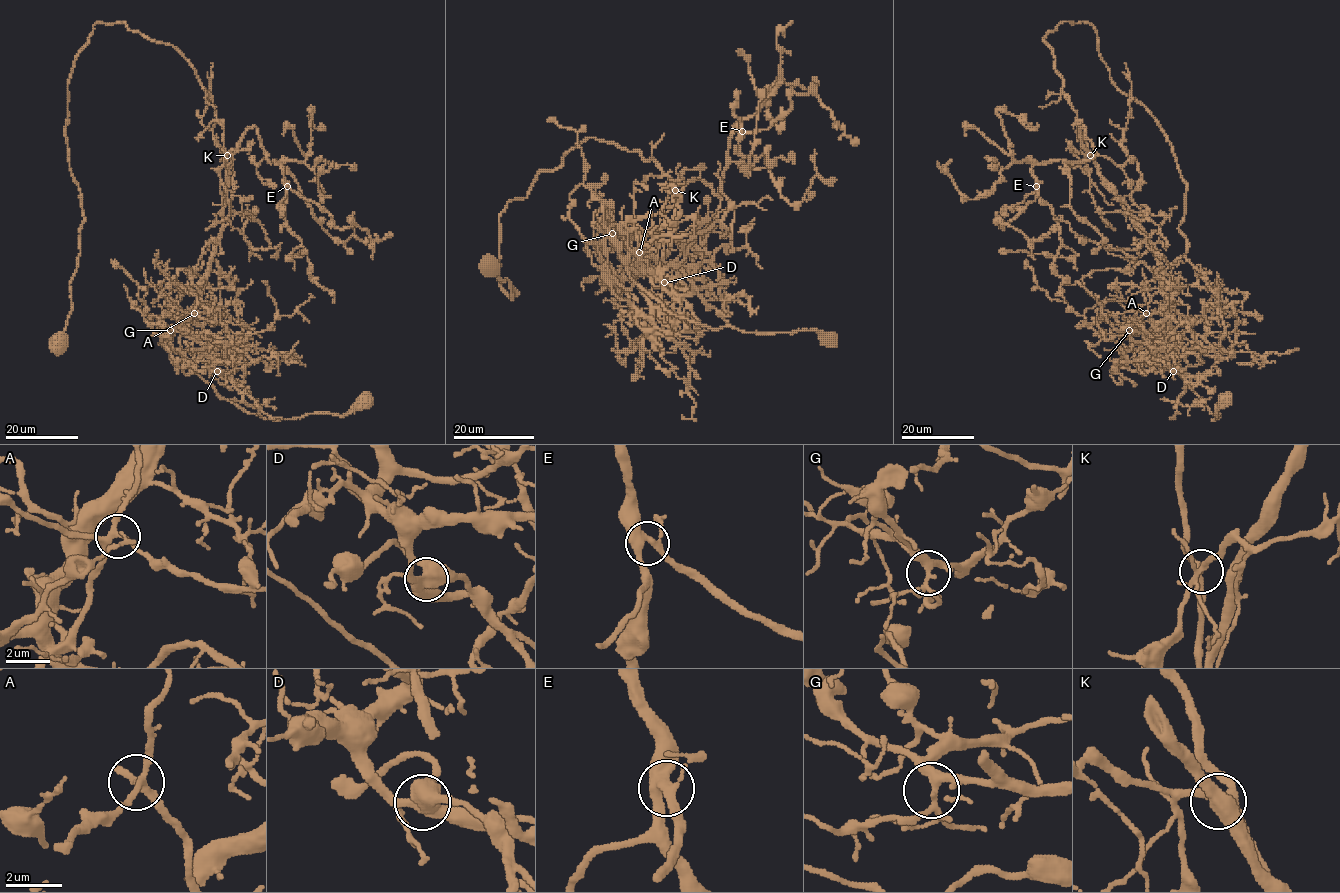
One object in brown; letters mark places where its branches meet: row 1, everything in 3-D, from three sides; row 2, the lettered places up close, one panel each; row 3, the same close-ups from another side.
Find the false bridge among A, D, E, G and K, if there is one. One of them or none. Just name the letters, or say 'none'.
D

